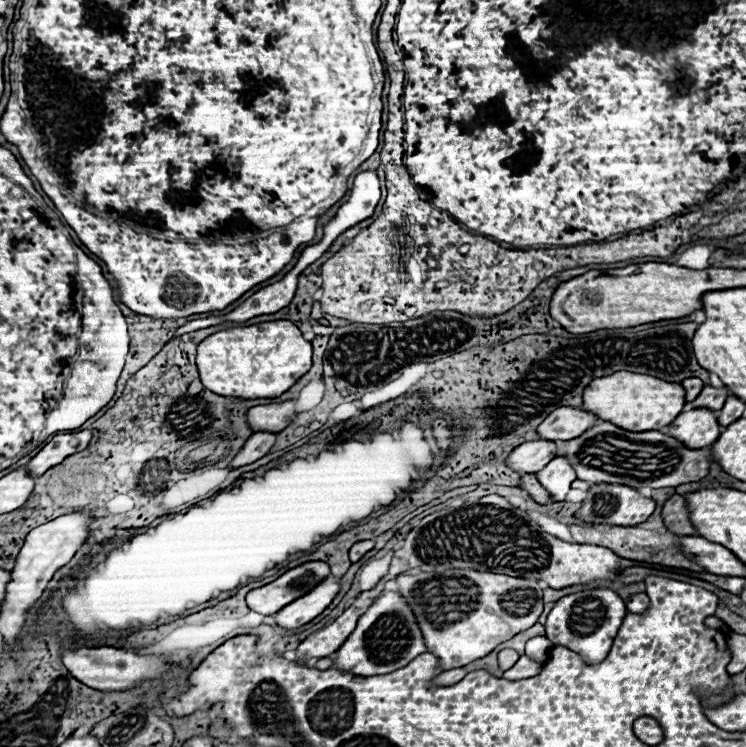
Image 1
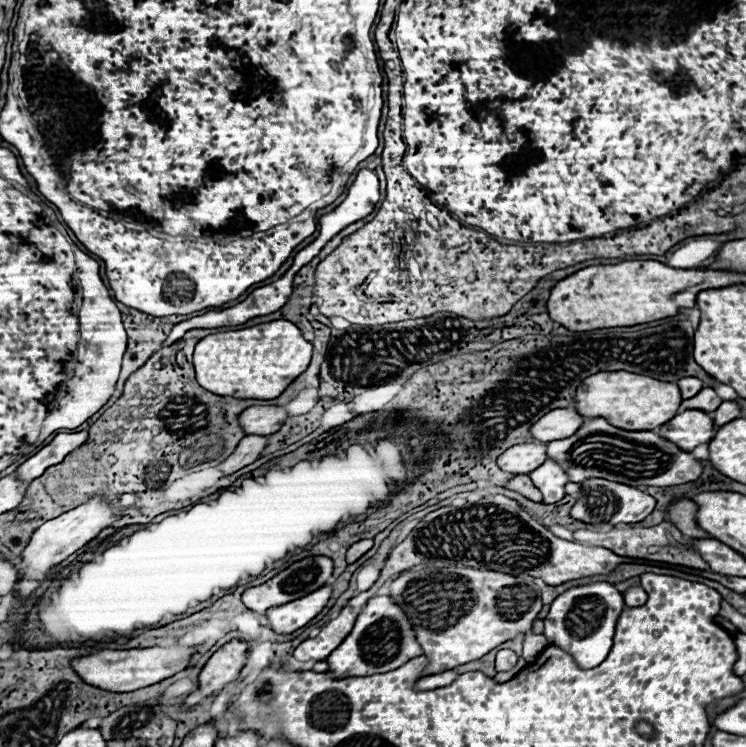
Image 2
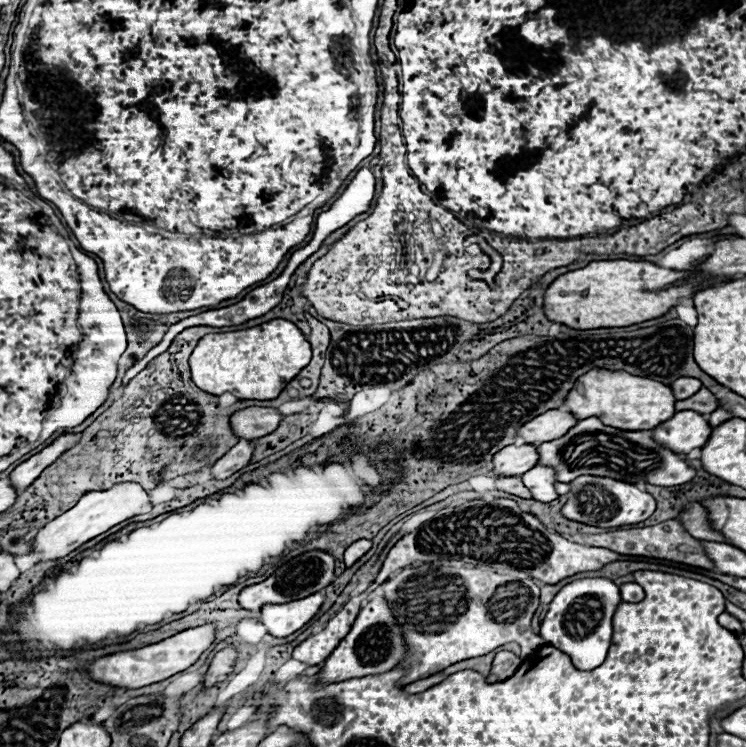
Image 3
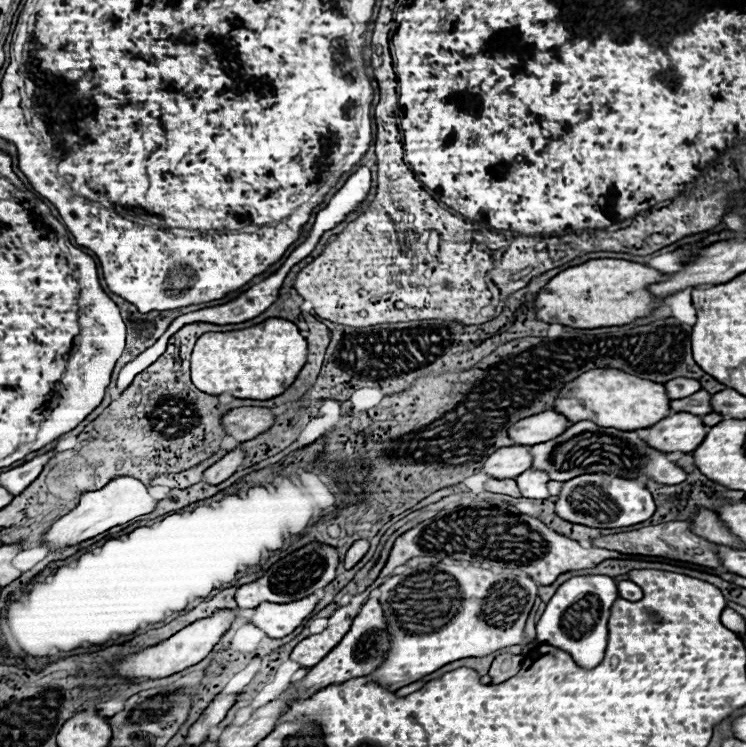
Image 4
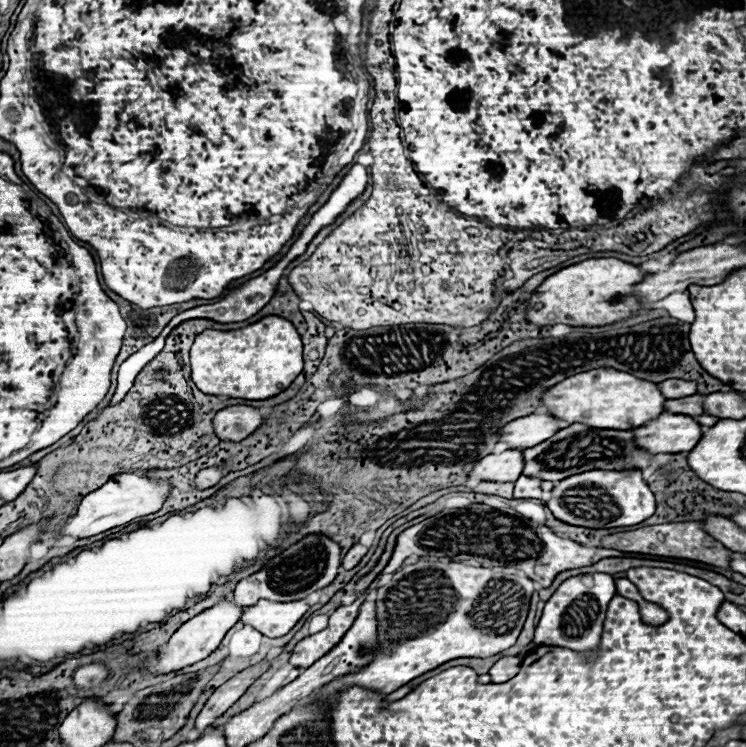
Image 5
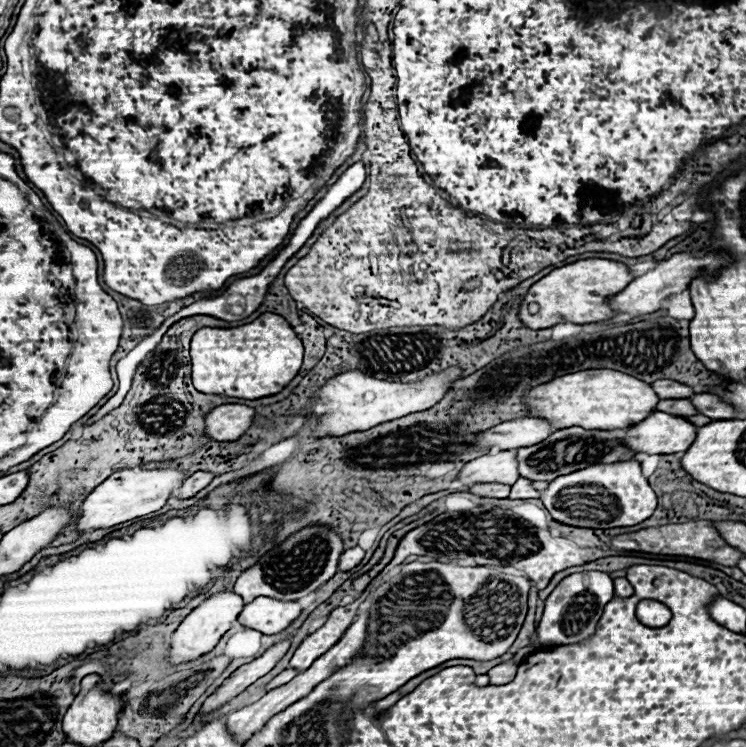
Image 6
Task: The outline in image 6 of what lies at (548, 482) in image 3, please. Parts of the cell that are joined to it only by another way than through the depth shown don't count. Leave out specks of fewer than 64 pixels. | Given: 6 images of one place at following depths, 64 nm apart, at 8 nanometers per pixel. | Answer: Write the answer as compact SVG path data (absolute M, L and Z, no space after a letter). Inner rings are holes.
M518 478L518 482L512 486L510 500L528 500L528 498L540 498L540 492L532 486L532 480Z

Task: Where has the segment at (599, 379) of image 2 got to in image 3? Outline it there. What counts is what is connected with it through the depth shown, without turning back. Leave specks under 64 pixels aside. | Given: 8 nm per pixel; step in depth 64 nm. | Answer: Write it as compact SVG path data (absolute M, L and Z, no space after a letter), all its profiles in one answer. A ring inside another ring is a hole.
M592 370L576 380L572 392L564 406L576 414L576 418L584 420L590 416L600 418L604 424L614 426L618 430L652 430L660 422L672 418L676 404L676 396L668 384L656 382L646 376L634 376L628 372L612 372L612 370Z

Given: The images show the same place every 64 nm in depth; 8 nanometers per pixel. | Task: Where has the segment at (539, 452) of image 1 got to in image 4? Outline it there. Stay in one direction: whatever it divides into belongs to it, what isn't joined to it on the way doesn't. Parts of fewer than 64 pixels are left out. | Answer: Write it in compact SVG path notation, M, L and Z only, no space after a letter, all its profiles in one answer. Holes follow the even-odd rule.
M506 446L496 450L484 464L482 472L490 478L516 478L532 466L528 446Z

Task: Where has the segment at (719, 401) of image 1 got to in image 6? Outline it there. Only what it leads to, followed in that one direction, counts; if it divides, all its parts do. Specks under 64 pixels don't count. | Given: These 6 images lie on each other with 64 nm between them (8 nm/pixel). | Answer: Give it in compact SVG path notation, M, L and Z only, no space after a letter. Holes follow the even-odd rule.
M676 398L676 400L660 400L656 410L666 414L680 414L680 416L694 416L698 410L692 404L692 398Z

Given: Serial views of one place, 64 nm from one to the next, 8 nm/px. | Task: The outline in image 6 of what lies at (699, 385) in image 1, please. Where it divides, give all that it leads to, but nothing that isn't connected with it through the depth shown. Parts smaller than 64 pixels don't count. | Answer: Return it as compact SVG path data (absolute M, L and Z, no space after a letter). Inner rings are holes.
M672 380L652 382L652 388L660 398L690 398L694 394L690 386L684 386L682 382L672 382Z

